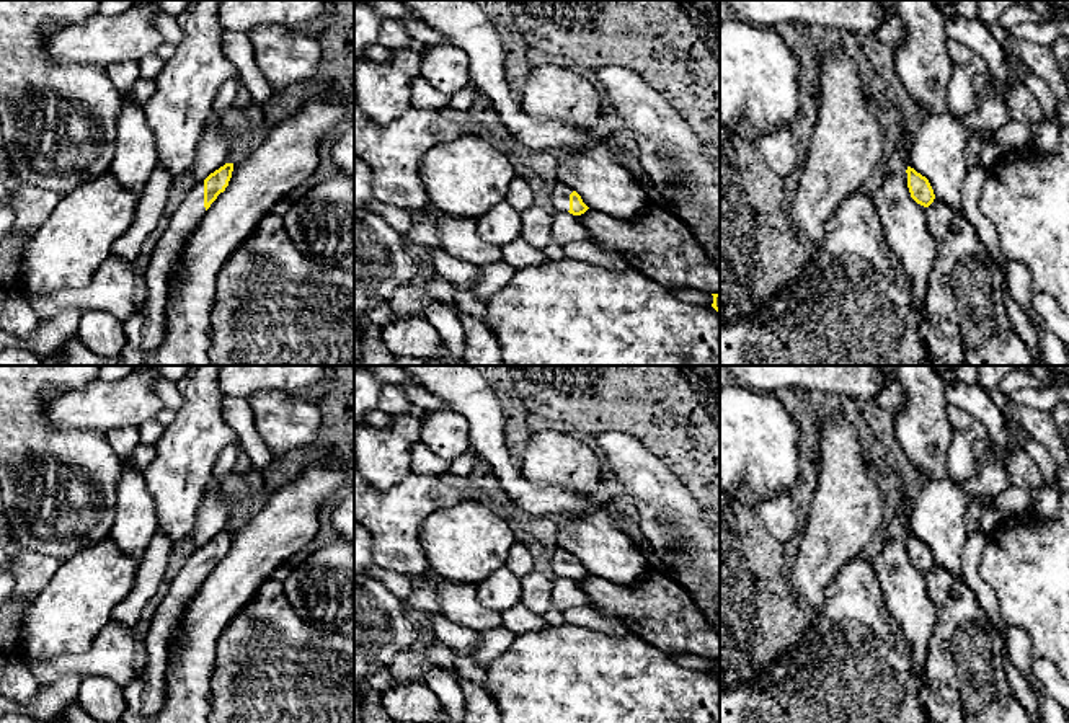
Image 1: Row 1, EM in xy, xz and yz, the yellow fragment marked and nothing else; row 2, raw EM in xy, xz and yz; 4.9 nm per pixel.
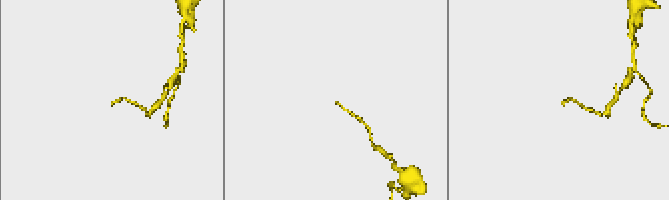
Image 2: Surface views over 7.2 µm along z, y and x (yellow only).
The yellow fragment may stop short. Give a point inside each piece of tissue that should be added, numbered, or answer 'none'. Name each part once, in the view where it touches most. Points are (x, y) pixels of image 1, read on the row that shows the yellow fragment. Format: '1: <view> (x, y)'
1: xy (144, 330)

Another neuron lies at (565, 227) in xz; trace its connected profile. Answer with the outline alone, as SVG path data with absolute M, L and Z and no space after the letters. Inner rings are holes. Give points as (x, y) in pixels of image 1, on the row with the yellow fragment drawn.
M557 211L552 215L552 242L568 245L588 238L588 230L578 215L566 211Z

